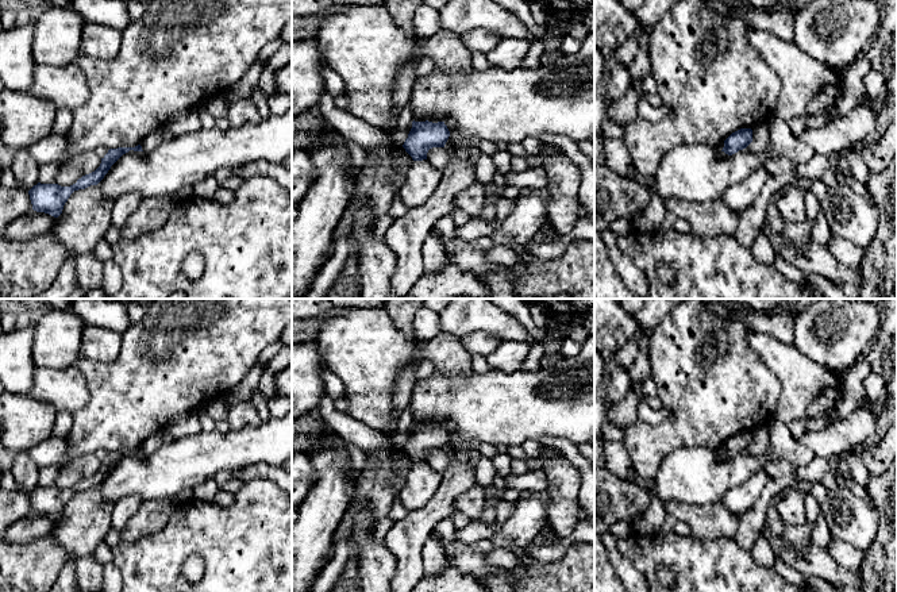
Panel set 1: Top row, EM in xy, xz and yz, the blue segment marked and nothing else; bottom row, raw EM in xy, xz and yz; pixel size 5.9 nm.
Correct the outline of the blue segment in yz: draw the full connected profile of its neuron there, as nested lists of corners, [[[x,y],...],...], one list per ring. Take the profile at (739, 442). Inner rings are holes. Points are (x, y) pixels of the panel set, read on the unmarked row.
[[[740,431],[732,435],[725,443],[724,454],[728,458],[738,455],[739,453],[746,451],[752,445],[752,433],[751,431]]]

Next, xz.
[[[412,424],[412,431],[403,450],[413,464],[427,462],[427,455],[432,450],[444,450],[450,434],[444,424]]]

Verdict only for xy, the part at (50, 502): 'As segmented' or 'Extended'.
As segmented

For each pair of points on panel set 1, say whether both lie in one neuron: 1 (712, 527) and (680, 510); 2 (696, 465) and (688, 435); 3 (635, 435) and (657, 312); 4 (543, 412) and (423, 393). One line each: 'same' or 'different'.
1: same
2: different
3: different
4: same

